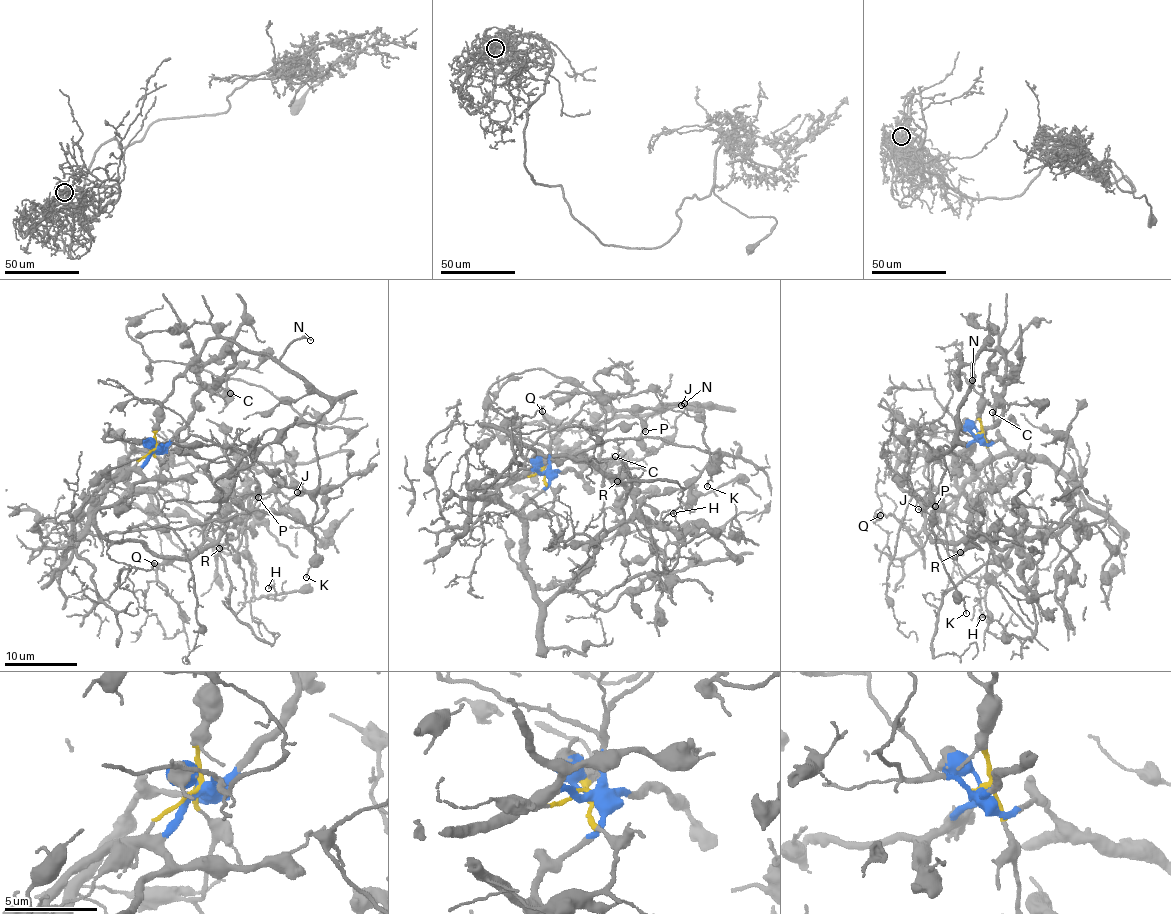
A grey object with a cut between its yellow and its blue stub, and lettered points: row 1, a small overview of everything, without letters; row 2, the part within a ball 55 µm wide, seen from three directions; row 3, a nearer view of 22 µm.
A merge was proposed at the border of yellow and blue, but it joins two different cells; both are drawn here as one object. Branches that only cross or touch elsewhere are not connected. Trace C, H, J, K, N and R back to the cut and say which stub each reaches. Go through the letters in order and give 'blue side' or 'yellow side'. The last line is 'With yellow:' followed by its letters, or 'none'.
C: blue side
H: blue side
J: yellow side
K: yellow side
N: yellow side
R: blue side
With yellow: J, K, N

